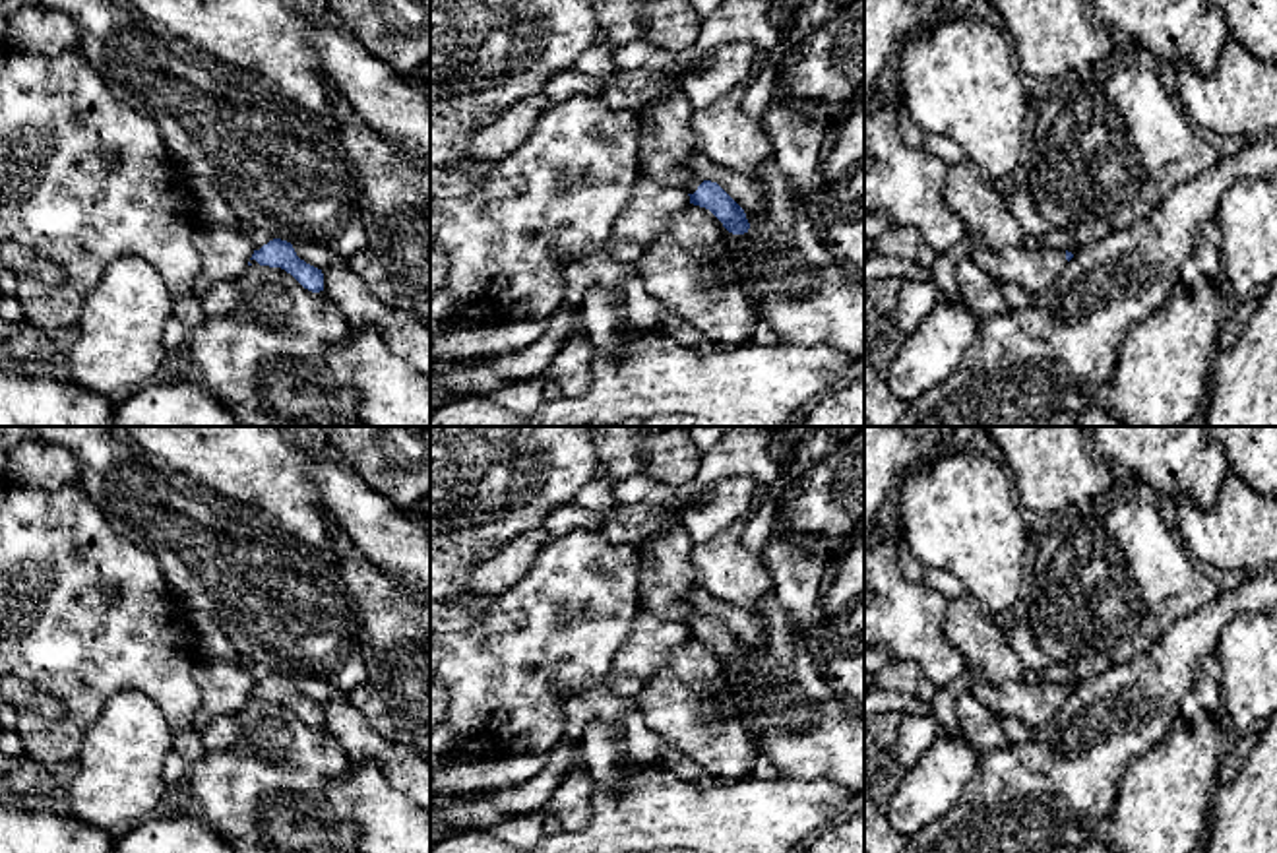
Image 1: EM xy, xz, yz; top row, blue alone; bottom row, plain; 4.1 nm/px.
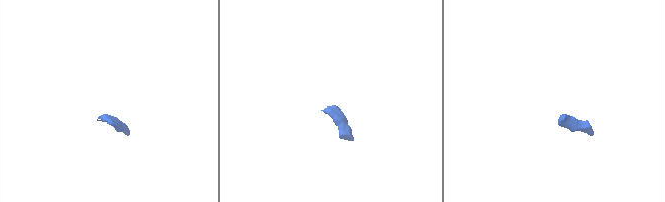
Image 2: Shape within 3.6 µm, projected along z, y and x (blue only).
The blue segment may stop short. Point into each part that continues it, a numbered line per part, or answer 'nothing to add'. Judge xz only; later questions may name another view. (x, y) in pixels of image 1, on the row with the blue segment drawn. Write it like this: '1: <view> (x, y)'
1: xz (667, 144)

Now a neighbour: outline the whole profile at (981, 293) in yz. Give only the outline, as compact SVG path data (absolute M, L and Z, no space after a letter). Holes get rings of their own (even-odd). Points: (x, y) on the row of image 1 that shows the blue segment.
M973 258L955 266L955 283L961 302L977 320L1008 310L1000 281L988 275Z

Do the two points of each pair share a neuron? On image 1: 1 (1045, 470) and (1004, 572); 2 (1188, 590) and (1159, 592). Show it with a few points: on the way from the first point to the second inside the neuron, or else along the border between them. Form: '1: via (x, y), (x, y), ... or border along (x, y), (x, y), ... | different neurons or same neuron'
1: border along (1006, 470), (1014, 493), (1026, 510) | different neurons
2: via (1181, 590), (1167, 590) | same neuron

